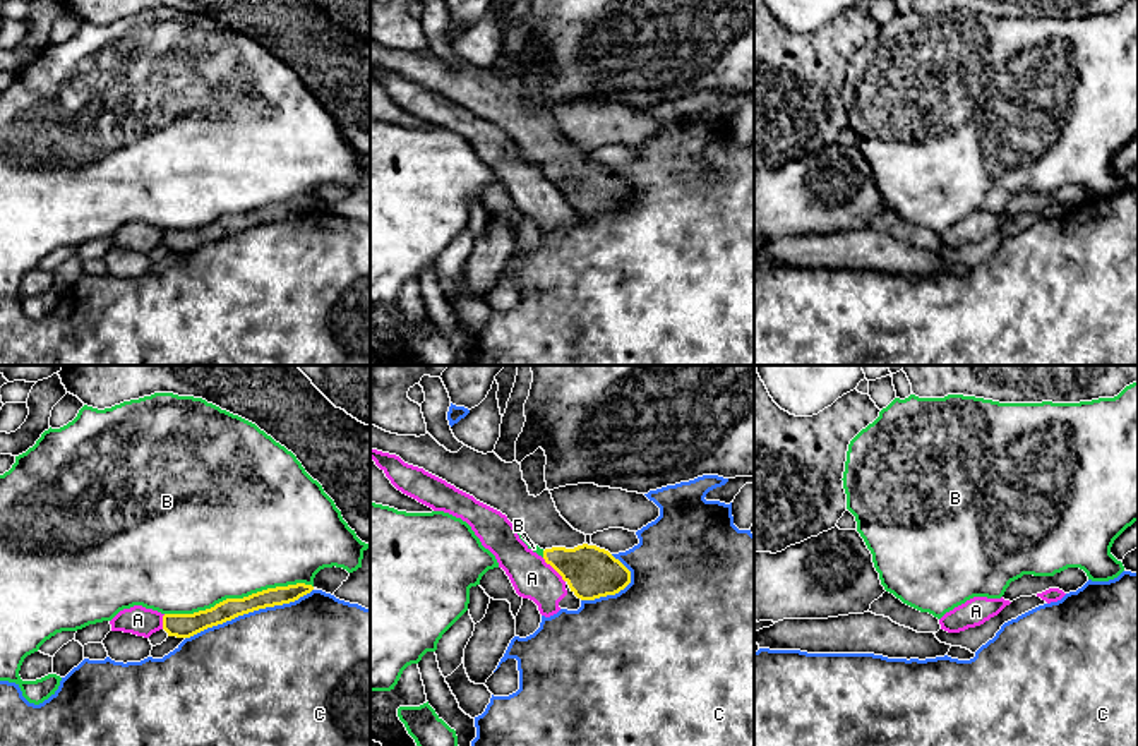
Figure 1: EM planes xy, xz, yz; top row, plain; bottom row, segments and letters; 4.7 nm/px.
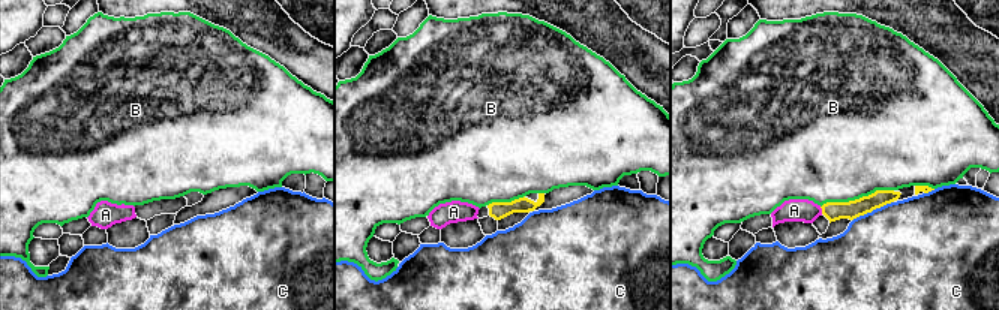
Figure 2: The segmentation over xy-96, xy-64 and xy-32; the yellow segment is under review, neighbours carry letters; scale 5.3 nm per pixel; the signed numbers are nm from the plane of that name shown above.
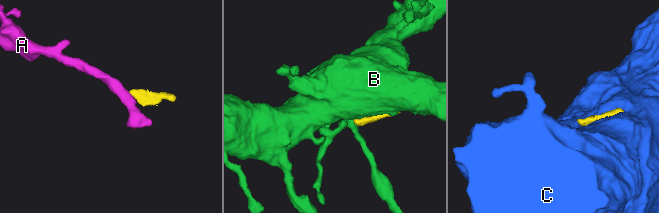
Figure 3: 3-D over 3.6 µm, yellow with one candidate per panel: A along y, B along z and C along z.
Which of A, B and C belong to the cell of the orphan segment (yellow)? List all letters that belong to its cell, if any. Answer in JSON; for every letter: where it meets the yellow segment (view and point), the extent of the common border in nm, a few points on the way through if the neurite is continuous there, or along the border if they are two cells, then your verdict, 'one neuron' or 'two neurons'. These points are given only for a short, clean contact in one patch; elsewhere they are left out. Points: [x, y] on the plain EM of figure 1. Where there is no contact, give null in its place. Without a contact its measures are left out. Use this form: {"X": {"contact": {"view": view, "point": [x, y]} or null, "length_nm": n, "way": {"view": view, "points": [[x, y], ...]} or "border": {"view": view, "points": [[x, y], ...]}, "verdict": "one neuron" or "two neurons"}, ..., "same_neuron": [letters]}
{"A": {"contact": {"view": "xz", "point": [554, 184]}, "length_nm": 160, "border": {"view": "xz", "points": [[542, 174], [564, 198]]}, "verdict": "two neurons"}, "B": {"contact": {"view": "xy", "point": [239, 215]}, "length_nm": 700, "verdict": "two neurons"}, "C": {"contact": {"view": "xy", "point": [249, 227]}, "length_nm": 650, "verdict": "two neurons"}, "same_neuron": []}

